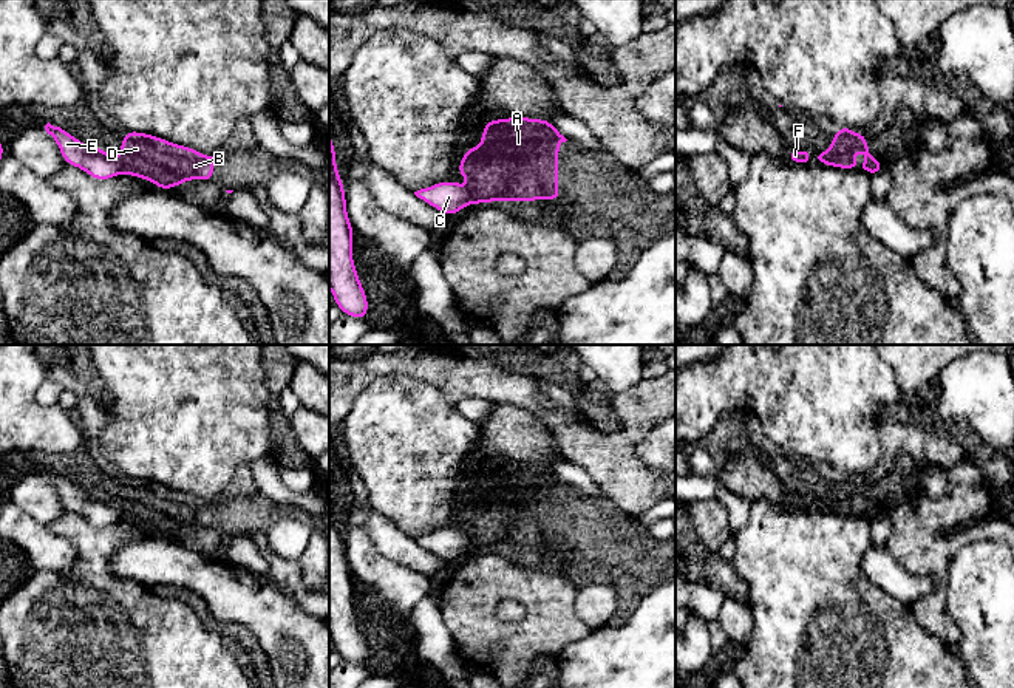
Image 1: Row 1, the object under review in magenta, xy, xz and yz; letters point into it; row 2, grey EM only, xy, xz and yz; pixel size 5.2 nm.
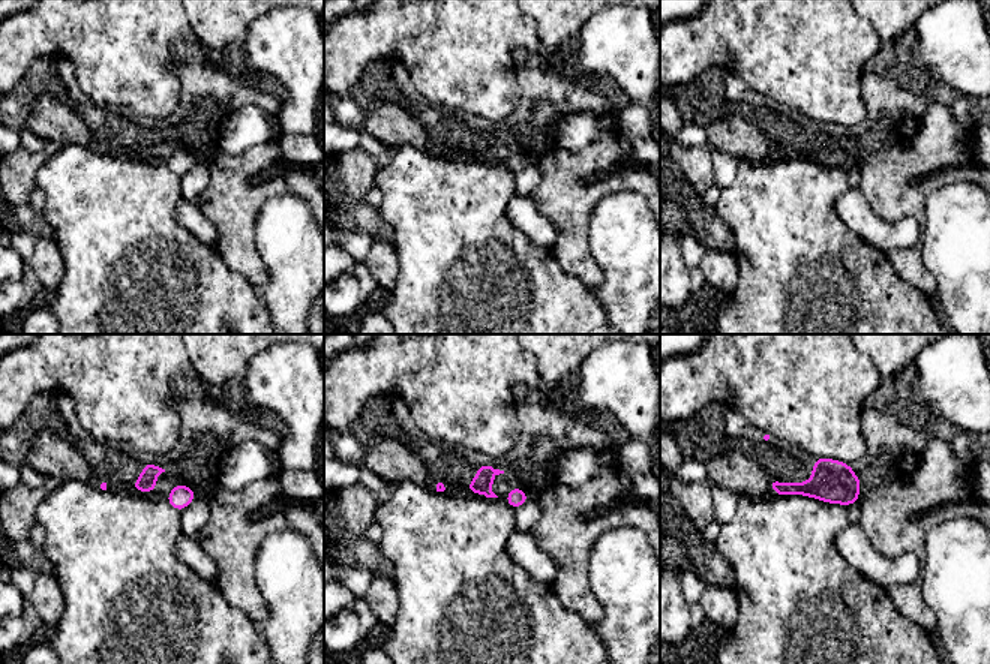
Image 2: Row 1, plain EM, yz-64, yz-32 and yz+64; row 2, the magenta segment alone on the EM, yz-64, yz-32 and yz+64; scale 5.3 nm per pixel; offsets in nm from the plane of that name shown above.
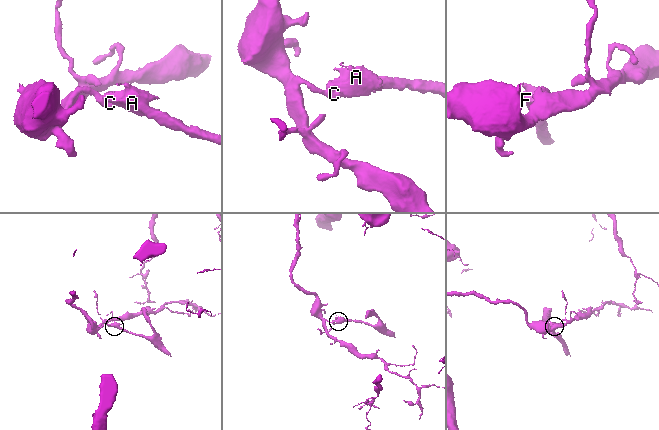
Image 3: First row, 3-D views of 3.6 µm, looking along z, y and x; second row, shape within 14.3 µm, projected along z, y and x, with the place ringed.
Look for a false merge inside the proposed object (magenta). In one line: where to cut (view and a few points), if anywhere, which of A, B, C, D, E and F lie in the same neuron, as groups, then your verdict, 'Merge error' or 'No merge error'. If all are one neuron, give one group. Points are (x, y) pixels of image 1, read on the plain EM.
Split along xz (466, 535), (472, 548). Groups: A B D F / C E. Merge error

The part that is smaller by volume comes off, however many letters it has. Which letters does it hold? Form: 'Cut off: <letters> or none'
Cut off: A, B, D, F

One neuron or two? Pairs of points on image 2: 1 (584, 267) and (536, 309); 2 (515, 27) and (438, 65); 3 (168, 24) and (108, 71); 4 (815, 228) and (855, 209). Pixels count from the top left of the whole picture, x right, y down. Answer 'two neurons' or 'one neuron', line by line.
1: two neurons
2: one neuron
3: one neuron
4: two neurons

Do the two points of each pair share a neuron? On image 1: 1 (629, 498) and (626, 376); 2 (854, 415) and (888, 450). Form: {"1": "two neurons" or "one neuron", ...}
{"1": "two neurons", "2": "two neurons"}

